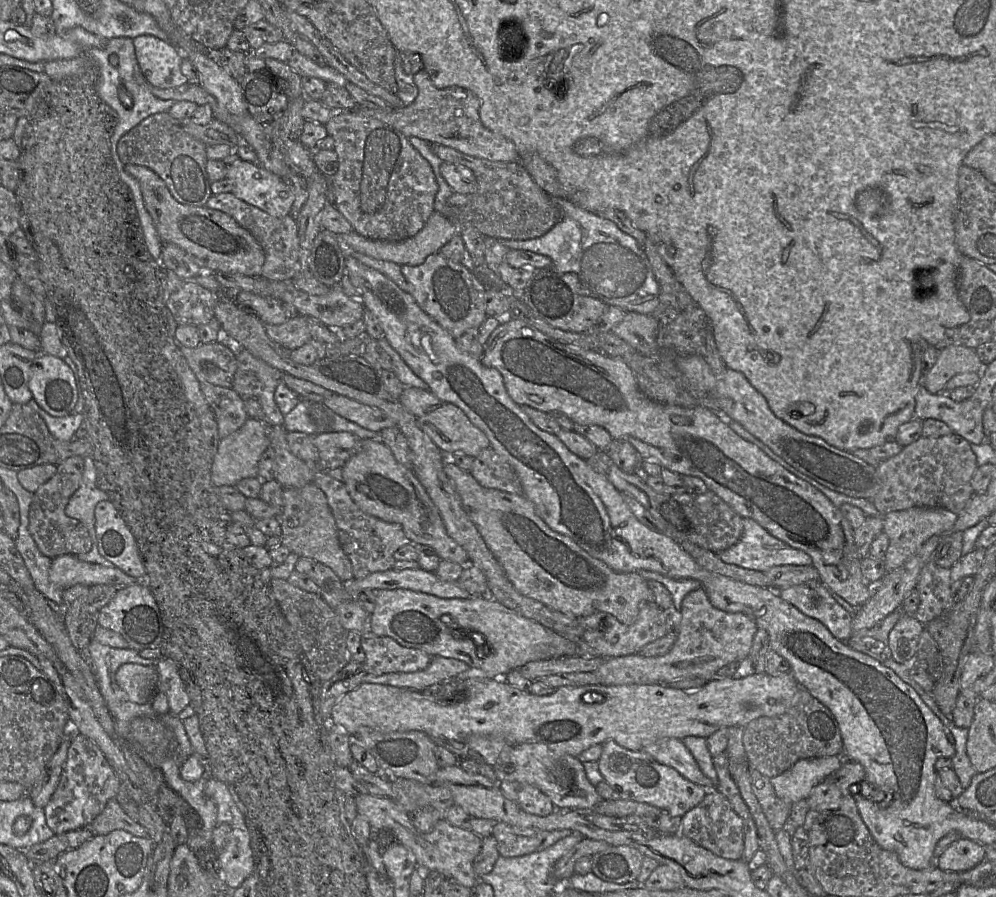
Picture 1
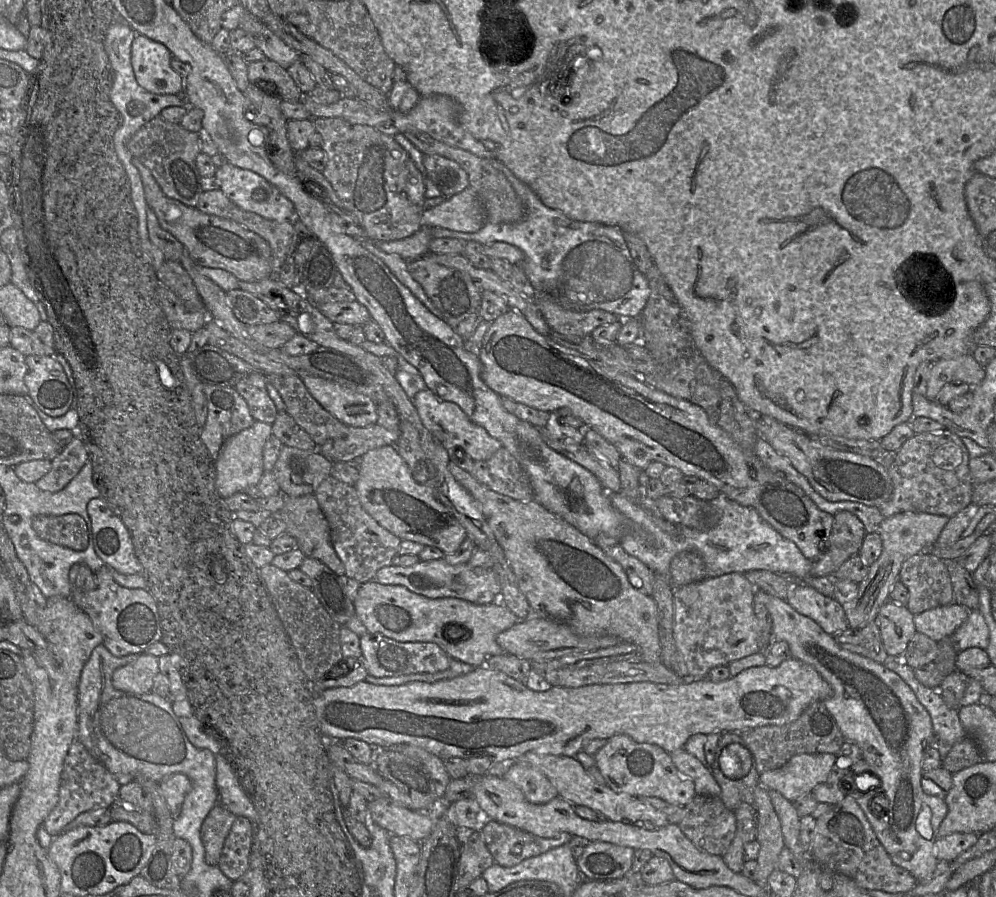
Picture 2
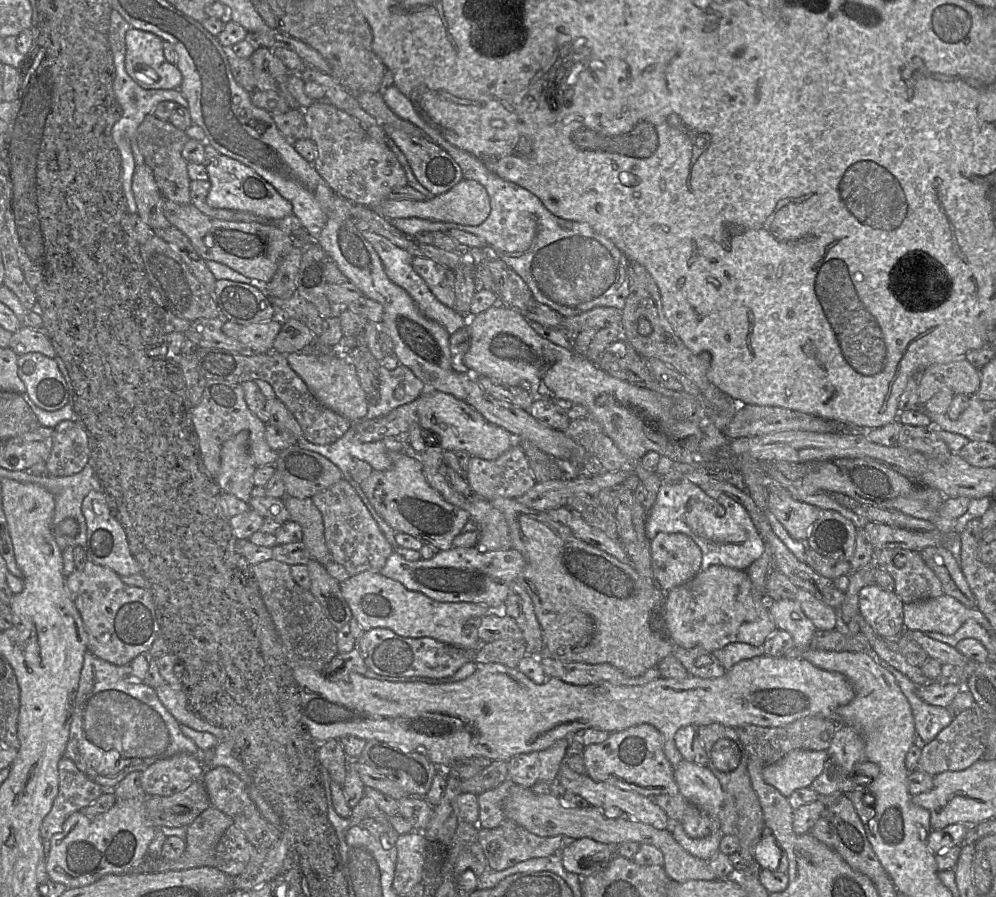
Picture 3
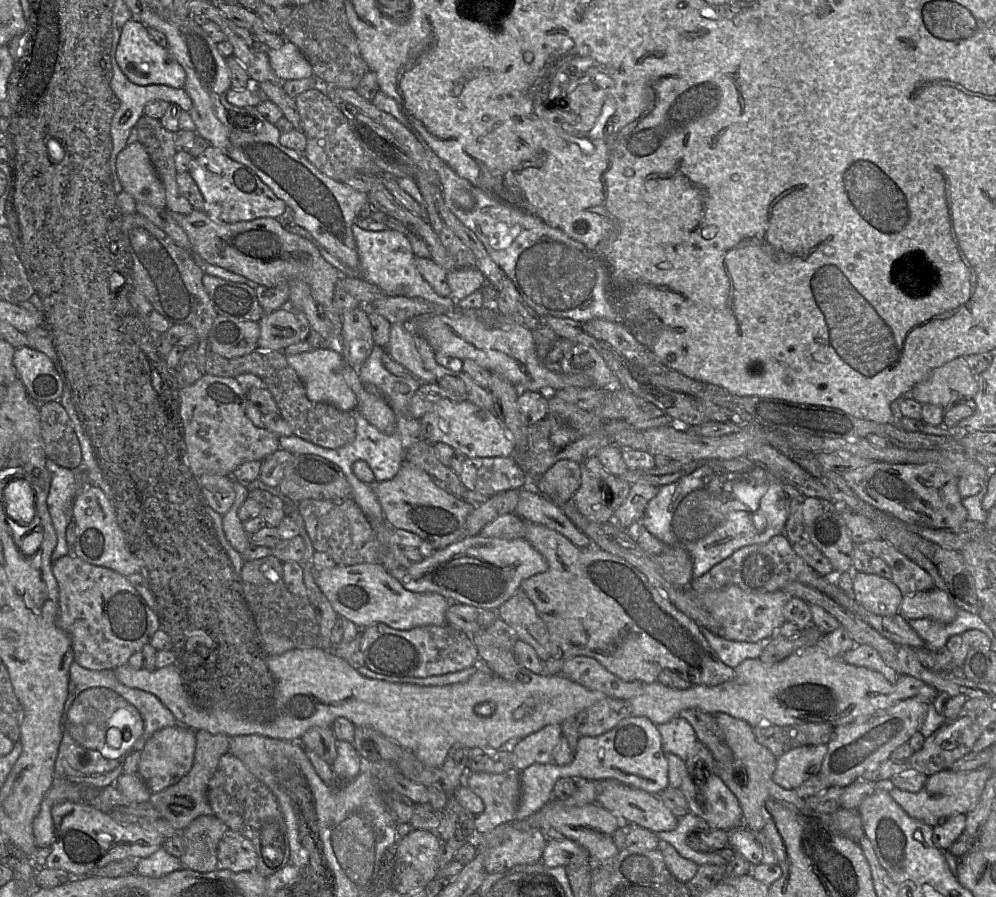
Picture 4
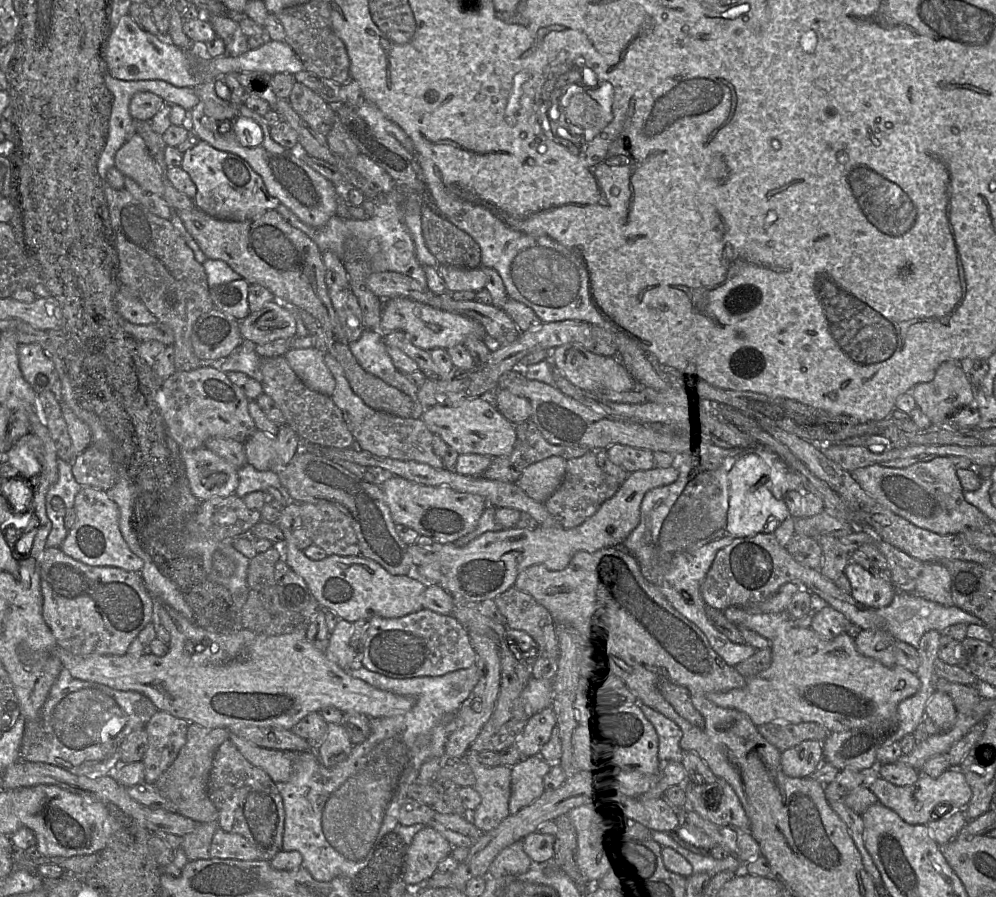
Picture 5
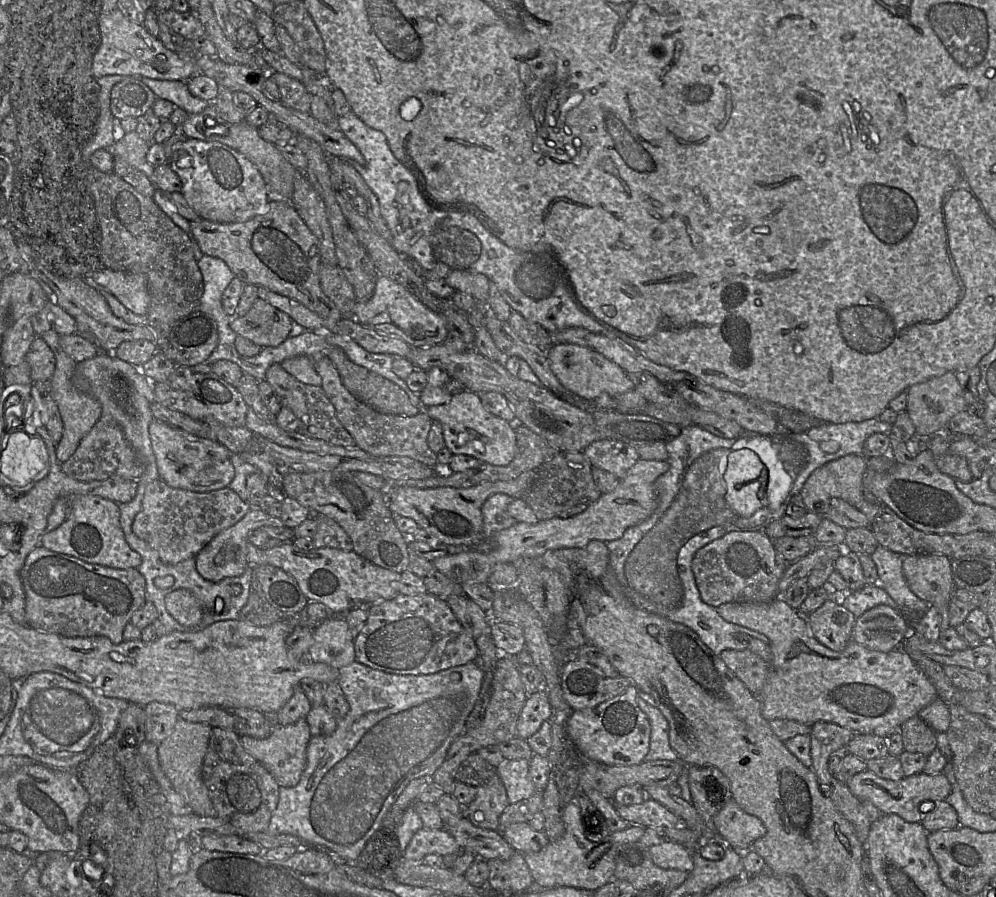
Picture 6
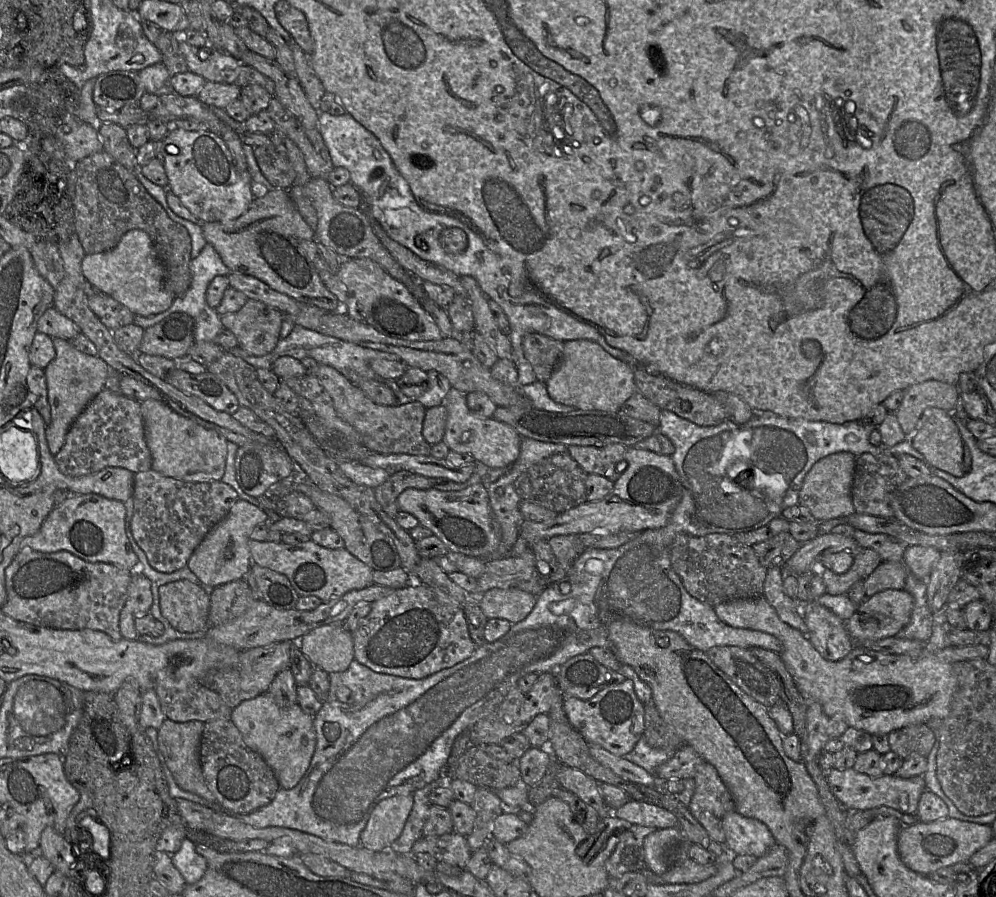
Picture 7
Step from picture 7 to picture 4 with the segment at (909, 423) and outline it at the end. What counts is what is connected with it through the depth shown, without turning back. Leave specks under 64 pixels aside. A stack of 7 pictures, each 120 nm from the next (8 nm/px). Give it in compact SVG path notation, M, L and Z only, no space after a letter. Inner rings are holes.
M955 358L935 368L909 394L921 404L948 408L960 400L973 400L977 391L978 377L967 366L964 358Z

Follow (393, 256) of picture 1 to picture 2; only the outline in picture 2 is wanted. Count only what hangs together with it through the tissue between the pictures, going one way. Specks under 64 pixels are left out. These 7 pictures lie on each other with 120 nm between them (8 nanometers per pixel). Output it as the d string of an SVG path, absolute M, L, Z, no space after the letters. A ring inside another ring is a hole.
M422 227L407 238L375 242L375 244L386 253L399 254L406 261L411 261L425 256L429 252L429 243L434 238L431 228L433 227Z

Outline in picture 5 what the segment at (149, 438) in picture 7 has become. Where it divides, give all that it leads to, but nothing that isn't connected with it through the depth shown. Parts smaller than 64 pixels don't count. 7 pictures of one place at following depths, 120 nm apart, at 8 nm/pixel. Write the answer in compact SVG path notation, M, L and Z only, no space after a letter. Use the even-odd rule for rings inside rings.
M201 447L181 451L181 459L191 492L198 500L235 494L238 470L210 449Z

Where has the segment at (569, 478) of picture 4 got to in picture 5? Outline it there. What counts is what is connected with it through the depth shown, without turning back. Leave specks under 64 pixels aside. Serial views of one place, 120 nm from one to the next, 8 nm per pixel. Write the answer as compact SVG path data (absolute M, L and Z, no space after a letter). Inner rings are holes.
M550 457L525 468L515 482L530 498L544 503L560 486L566 472L566 462L561 457Z

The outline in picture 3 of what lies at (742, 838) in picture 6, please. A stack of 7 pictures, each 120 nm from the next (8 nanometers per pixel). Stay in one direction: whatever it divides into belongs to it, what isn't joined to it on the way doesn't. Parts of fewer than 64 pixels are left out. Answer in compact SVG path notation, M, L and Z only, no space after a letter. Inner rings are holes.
M682 760L674 769L674 778L680 794L688 803L717 819L722 809L724 792L709 767Z

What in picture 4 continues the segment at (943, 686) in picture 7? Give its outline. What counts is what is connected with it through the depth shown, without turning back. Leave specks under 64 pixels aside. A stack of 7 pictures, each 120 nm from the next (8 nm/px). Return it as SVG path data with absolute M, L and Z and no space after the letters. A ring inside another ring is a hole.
M840 625L836 630L825 633L814 646L798 649L779 662L766 664L761 662L759 658L743 660L734 669L734 677L727 682L715 686L691 685L688 689L680 690L655 681L646 684L641 694L622 700L625 701L627 717L644 716L655 725L664 724L679 717L683 710L698 709L712 715L726 713L746 721L752 727L761 724L788 726L804 722L829 723L833 727L837 727L855 721L867 720L900 700L919 694L922 688L927 686L923 681L909 675L899 675L895 683L890 683L877 671L845 662L843 655L855 645L856 643L848 631Z

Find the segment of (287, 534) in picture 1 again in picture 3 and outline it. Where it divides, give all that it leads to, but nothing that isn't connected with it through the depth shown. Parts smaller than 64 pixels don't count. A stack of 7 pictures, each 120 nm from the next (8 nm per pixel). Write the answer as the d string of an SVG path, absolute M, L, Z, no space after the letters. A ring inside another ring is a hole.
M285 495L282 499L290 520L297 522L302 528L302 541L311 558L325 566L333 558L325 542L322 515L312 498L300 499Z

